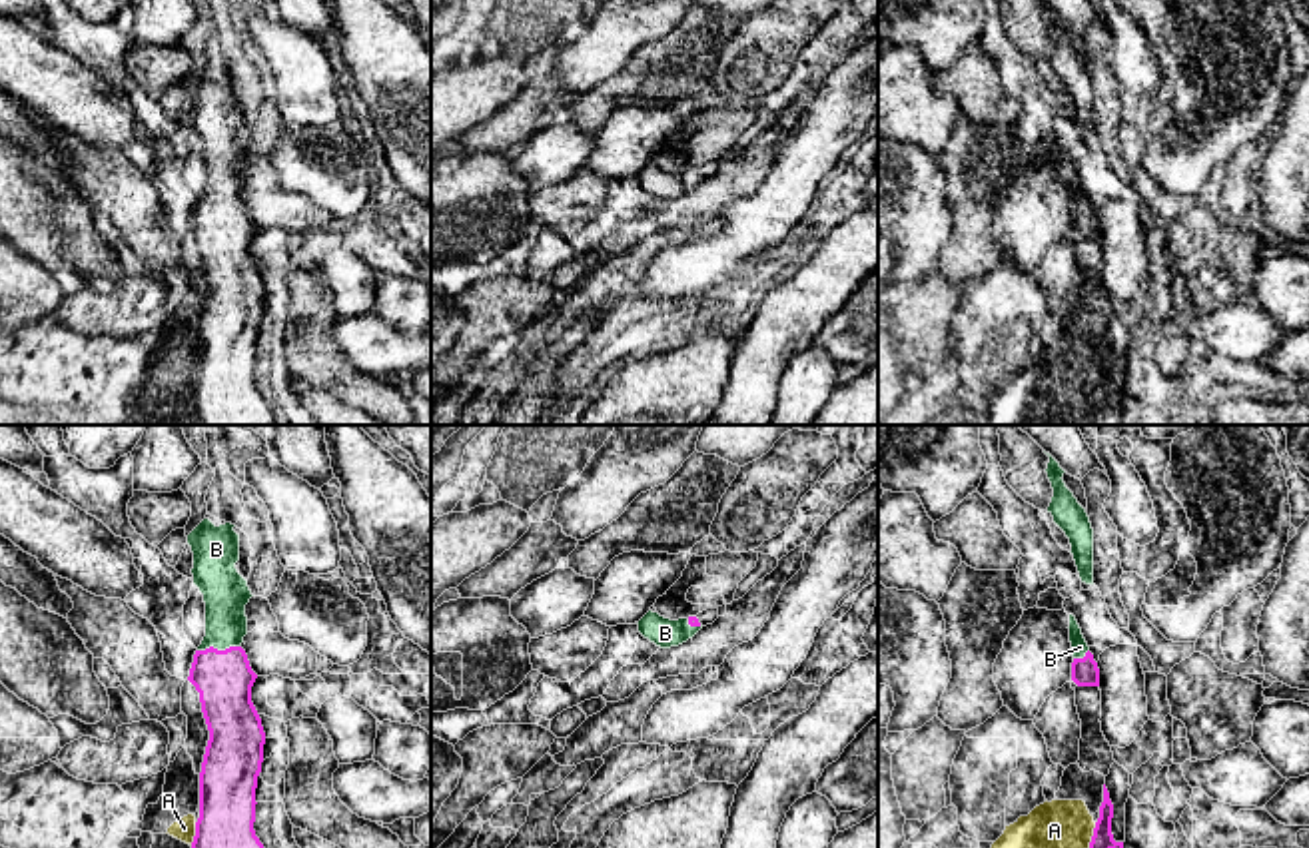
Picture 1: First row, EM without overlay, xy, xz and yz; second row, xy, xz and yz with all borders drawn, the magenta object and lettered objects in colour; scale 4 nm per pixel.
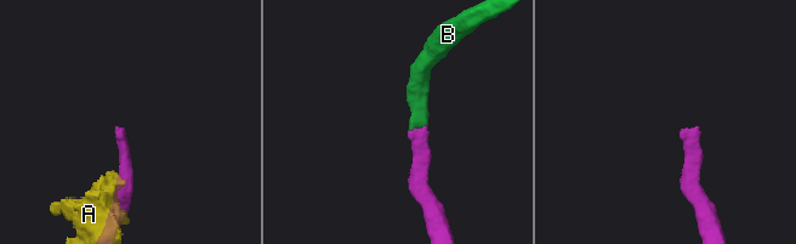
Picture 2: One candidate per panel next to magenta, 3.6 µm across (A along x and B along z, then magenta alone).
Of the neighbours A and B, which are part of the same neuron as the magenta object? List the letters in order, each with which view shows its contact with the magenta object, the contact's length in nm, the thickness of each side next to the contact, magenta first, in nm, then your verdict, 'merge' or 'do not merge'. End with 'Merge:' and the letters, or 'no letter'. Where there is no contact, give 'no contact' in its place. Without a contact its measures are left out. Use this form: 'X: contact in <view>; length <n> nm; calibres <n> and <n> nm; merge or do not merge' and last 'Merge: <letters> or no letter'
A: contact in yz; length 120 nm; calibres 90 and 320 nm; do not merge
B: contact in xy; length 180 nm; calibres 240 and 190 nm; merge
Merge: B

